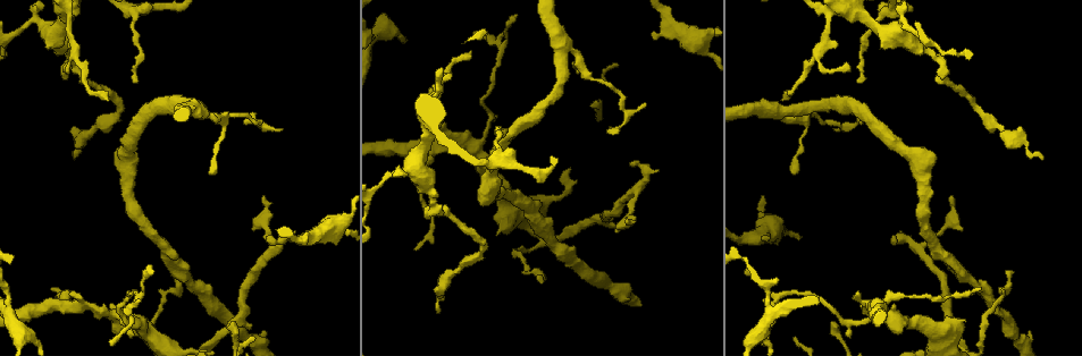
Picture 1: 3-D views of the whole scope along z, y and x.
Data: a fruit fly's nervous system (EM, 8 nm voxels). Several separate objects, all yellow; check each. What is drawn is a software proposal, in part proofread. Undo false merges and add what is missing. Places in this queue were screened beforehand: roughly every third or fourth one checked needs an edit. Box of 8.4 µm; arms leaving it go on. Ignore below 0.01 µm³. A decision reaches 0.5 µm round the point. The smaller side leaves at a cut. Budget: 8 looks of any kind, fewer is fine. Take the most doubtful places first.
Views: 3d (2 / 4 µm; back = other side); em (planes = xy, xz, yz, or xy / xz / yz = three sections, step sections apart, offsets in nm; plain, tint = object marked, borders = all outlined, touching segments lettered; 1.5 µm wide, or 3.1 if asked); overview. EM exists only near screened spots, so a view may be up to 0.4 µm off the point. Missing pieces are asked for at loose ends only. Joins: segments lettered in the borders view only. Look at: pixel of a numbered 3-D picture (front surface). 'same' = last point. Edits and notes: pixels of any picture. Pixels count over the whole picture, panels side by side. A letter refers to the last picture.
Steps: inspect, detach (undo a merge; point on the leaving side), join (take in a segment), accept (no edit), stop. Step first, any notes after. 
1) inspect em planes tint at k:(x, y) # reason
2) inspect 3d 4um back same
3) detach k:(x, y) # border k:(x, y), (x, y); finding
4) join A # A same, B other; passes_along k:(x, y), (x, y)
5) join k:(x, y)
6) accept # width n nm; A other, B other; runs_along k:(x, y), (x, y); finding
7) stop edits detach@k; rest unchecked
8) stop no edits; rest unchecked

inspect 3d 4um at 1:(266, 236) # an open end

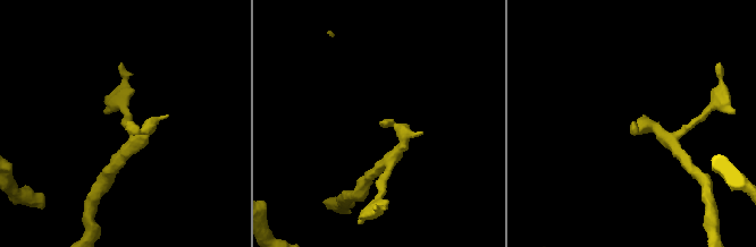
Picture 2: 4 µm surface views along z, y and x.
inspect em xz step 8 borders at 2:(380, 123) # now the EM

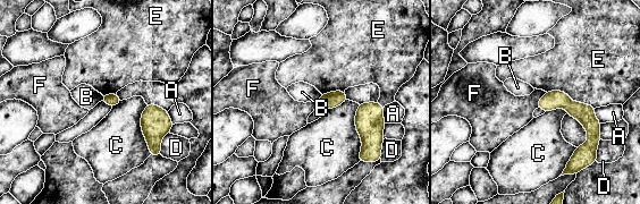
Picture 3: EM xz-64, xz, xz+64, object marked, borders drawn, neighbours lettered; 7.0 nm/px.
accept # A other, B other, C other, D other, E other, F other; runs_along 3:(541, 101), (574, 109), (591, 143); no lettered segment goes on from it

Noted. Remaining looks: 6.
inspect 3d 2um at 1:(279, 128) # tapers out

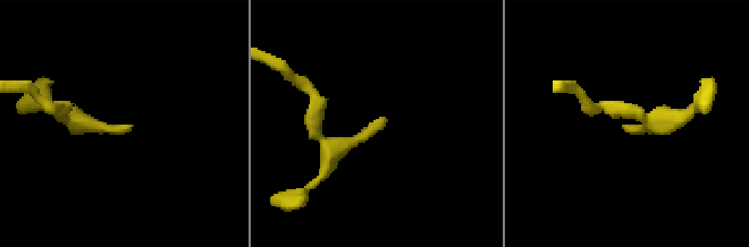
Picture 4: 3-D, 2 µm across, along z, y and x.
inspect em xy step 4 borders at 4:(380, 117) # now the EM

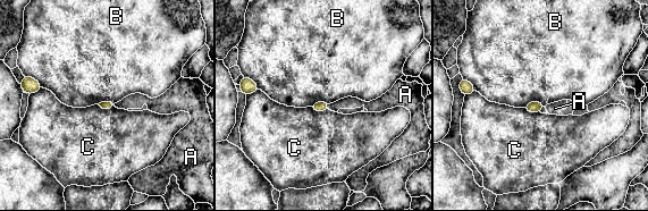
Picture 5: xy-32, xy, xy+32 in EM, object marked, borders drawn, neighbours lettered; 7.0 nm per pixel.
join A # A same, B other, C other; the cell continues

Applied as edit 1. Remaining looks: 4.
inspect em yz step 4 tint at 1:(1013, 272) # end of a long branch

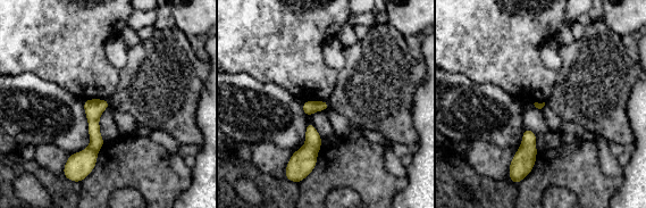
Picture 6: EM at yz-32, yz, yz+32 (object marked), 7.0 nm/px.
inspect em yz step 4 borders same # see the neighbours

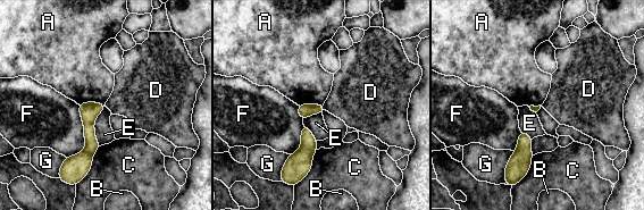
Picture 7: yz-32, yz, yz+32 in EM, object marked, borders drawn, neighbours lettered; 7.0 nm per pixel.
accept # A other, B other, C other, D other, E other, F other, G other; runs_along 7:(101, 106), (77, 170); no lettered segment goes on from it

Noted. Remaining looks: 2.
stop edits join@5; rest unchecked

